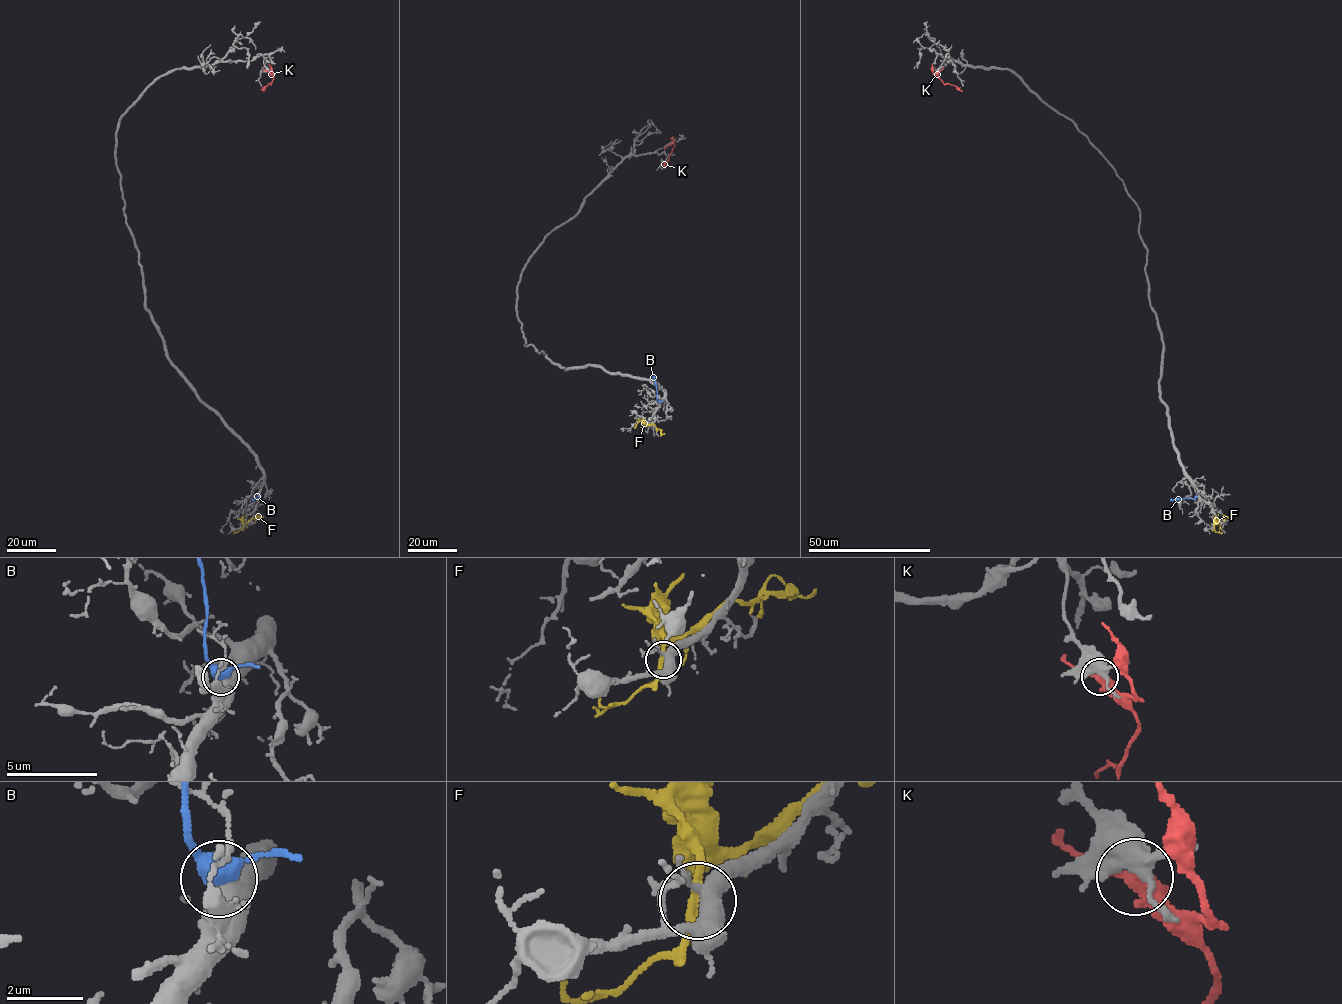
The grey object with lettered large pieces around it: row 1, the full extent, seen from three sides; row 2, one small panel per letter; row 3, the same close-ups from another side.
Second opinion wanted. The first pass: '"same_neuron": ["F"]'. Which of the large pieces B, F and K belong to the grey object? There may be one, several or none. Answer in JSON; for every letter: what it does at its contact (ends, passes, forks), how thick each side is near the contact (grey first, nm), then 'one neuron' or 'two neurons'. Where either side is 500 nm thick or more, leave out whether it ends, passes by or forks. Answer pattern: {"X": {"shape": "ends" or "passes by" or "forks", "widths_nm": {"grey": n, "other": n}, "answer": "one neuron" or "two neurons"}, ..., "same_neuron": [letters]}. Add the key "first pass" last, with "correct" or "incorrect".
{"B": {"widths_nm": {"grey": 750, "other": 460}, "answer": "two neurons"}, "F": {"shape": "passes by", "widths_nm": {"grey": 440, "other": 200}, "answer": "two neurons"}, "K": {"shape": "passes by", "widths_nm": {"grey": 400, "other": 360}, "answer": "one neuron"}, "same_neuron": ["K"], "first pass": "incorrect"}

